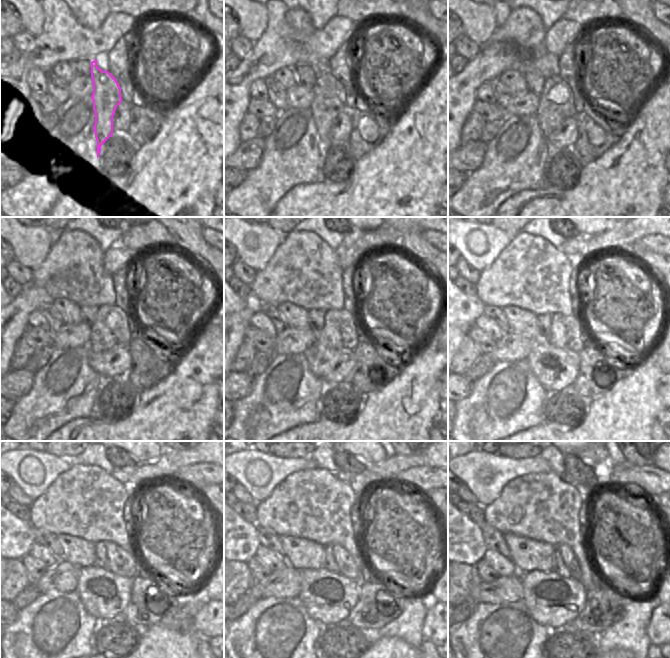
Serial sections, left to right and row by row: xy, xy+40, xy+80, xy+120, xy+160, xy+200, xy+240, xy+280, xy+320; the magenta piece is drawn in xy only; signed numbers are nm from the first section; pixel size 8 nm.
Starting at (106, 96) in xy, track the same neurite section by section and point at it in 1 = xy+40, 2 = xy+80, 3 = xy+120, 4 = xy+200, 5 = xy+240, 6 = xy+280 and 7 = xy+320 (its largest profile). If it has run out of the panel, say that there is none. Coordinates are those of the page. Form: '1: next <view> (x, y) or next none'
1: next xy+40 (329, 97)
2: next xy+80 (556, 103)
3: next xy+120 (112, 327)
4: next xy+200 (567, 333)
5: next xy+240 (119, 561)
6: next xy+280 (347, 567)
7: next xy+320 (567, 555)

